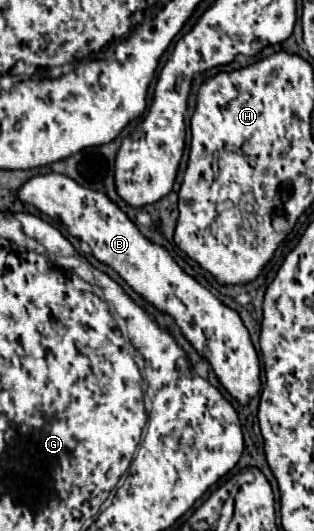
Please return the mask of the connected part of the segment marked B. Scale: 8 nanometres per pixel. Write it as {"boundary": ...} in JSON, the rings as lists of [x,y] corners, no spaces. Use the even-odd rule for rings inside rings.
{"boundary":[[[48,173],[26,181],[20,187],[18,197],[26,203],[32,203],[52,219],[58,217],[70,235],[90,245],[98,261],[112,267],[136,293],[140,293],[154,307],[172,315],[184,337],[204,359],[208,359],[220,383],[238,403],[246,405],[260,391],[260,359],[240,315],[224,305],[218,297],[214,297],[194,277],[184,273],[184,269],[162,245],[156,245],[144,237],[128,219],[128,215],[114,201],[110,201],[106,193],[82,187],[66,175]]]}

